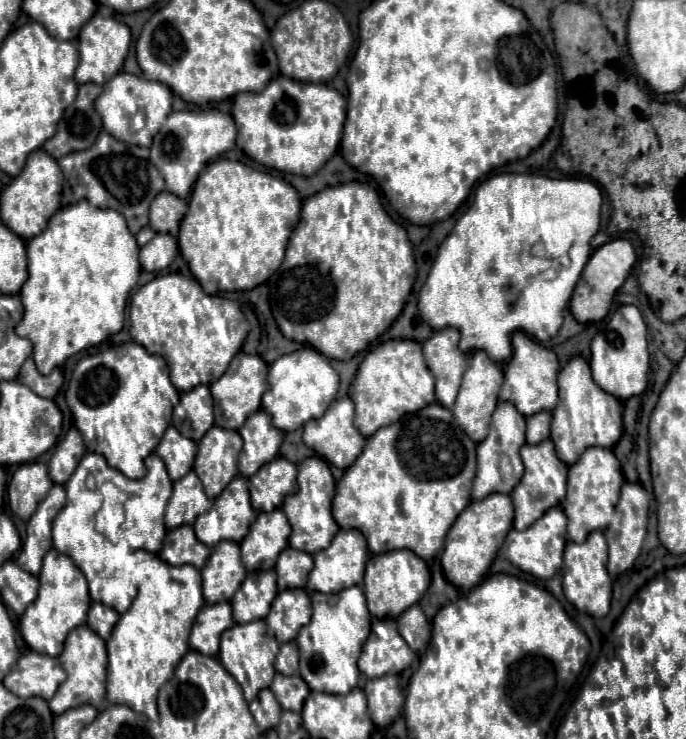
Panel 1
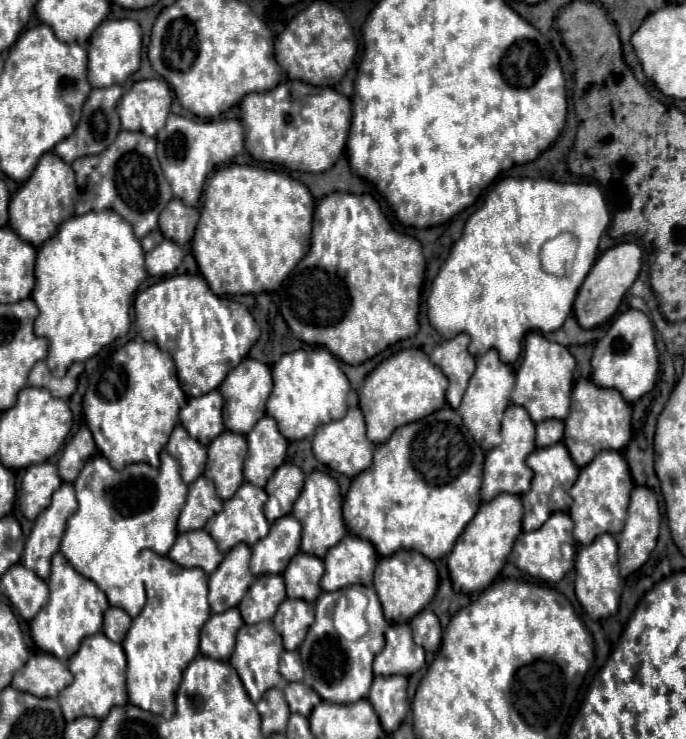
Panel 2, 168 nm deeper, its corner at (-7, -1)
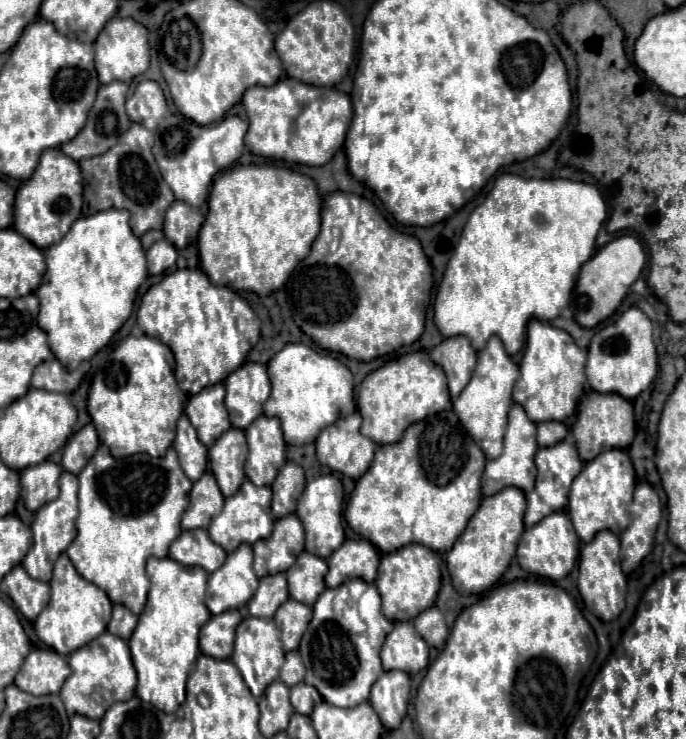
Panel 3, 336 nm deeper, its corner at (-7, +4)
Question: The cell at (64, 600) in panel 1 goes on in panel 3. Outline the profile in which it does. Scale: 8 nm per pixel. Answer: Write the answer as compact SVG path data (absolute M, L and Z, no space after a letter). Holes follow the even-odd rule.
M60 554L54 564L50 588L52 588L50 602L42 610L42 614L34 620L34 630L46 646L50 646L58 654L66 656L66 654L74 652L78 646L84 646L86 642L94 640L98 634L102 634L106 630L106 626L110 622L110 612L112 612L108 594L104 590L100 590L98 586L86 582L74 570L74 564L70 562L70 558L66 558L66 554Z

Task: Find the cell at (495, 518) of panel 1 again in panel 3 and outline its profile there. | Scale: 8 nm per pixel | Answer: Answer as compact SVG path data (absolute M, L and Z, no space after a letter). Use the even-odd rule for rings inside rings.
M512 486L500 490L498 494L494 494L490 498L482 498L480 508L470 518L466 530L460 534L460 538L456 540L456 544L452 546L452 550L446 556L452 586L458 592L482 594L500 580L500 576L504 574L504 570L508 568L508 564L514 556L518 538L524 532L524 524L522 524L524 510L526 510L524 492L518 488L512 488Z

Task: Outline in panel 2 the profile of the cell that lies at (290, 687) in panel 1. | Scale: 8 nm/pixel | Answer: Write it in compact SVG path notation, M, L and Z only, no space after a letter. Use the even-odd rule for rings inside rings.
M288 683L284 687L284 695L286 695L286 701L290 705L290 711L300 713L304 717L308 717L310 711L322 701L318 697L318 693L310 687L306 687L304 683Z

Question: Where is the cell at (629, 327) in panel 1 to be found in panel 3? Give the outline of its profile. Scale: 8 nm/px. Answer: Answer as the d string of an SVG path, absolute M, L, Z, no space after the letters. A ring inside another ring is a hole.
M628 308L616 322L602 328L588 346L586 376L596 392L618 392L626 400L634 400L654 380L658 370L656 346L652 338L652 322L640 308Z

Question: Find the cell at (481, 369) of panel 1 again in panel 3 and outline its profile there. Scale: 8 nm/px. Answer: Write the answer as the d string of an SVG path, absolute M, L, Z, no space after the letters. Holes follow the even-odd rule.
M490 338L484 350L478 352L478 366L454 402L454 412L458 414L460 422L464 424L466 432L482 446L486 458L496 458L502 452L502 434L506 430L506 418L508 410L512 406L512 390L520 376L518 366L512 362L512 358L506 354L500 338Z

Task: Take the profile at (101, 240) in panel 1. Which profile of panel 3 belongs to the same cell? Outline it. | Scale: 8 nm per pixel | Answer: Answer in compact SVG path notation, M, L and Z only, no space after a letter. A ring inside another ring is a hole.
M114 208L90 216L80 216L58 244L44 250L46 274L36 290L36 296L40 298L38 326L46 330L50 350L66 370L76 370L82 360L90 360L122 328L122 324L132 314L138 288L148 276L144 248L138 236L134 236L128 220L128 210Z

